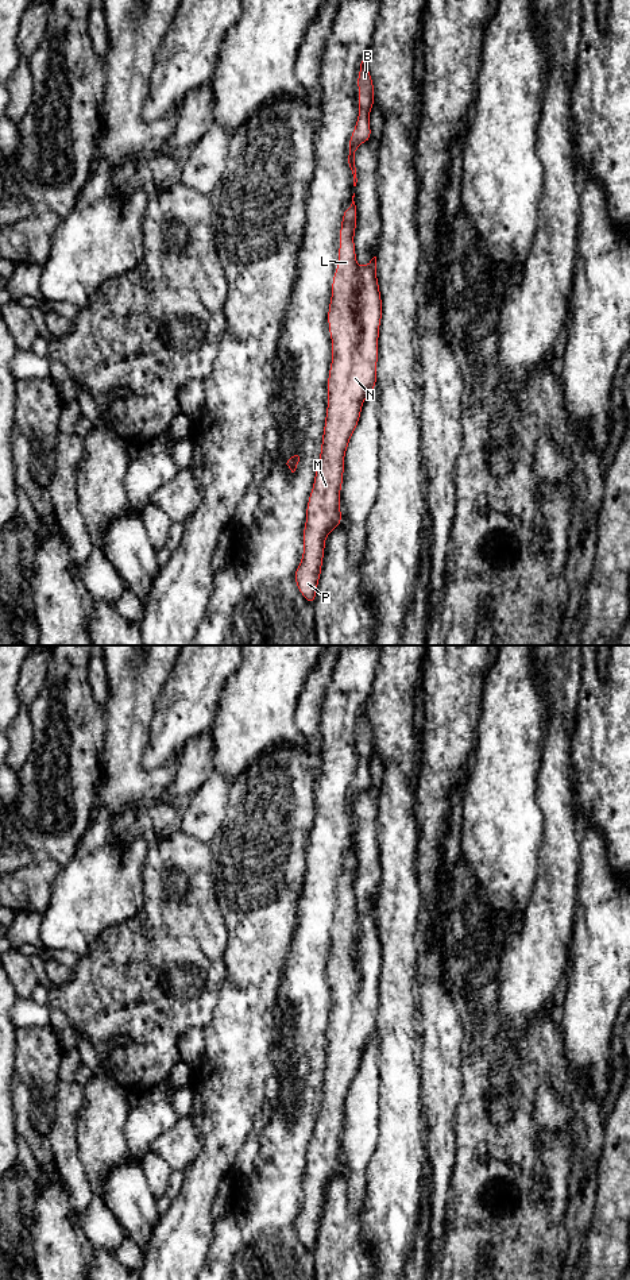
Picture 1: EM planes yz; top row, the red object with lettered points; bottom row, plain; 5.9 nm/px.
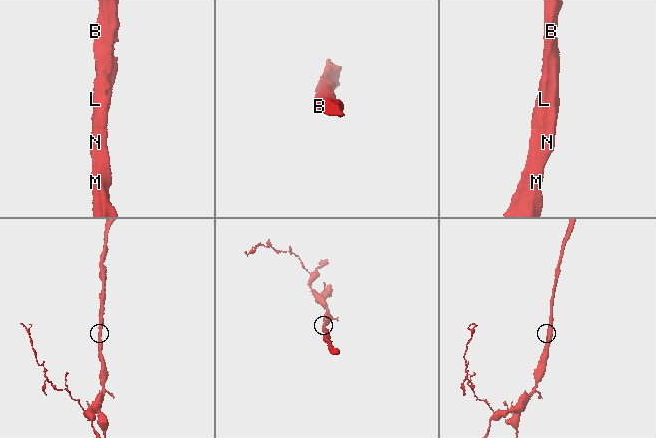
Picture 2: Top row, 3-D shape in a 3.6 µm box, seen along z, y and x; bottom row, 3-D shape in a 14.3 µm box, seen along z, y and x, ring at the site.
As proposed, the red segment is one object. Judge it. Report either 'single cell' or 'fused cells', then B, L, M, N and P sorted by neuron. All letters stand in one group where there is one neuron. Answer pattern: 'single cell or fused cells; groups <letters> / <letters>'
single cell; groups B L M N P

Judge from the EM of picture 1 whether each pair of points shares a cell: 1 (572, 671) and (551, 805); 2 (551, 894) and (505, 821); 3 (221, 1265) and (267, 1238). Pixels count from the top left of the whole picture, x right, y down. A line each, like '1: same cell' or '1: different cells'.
1: same cell
2: different cells
3: same cell

